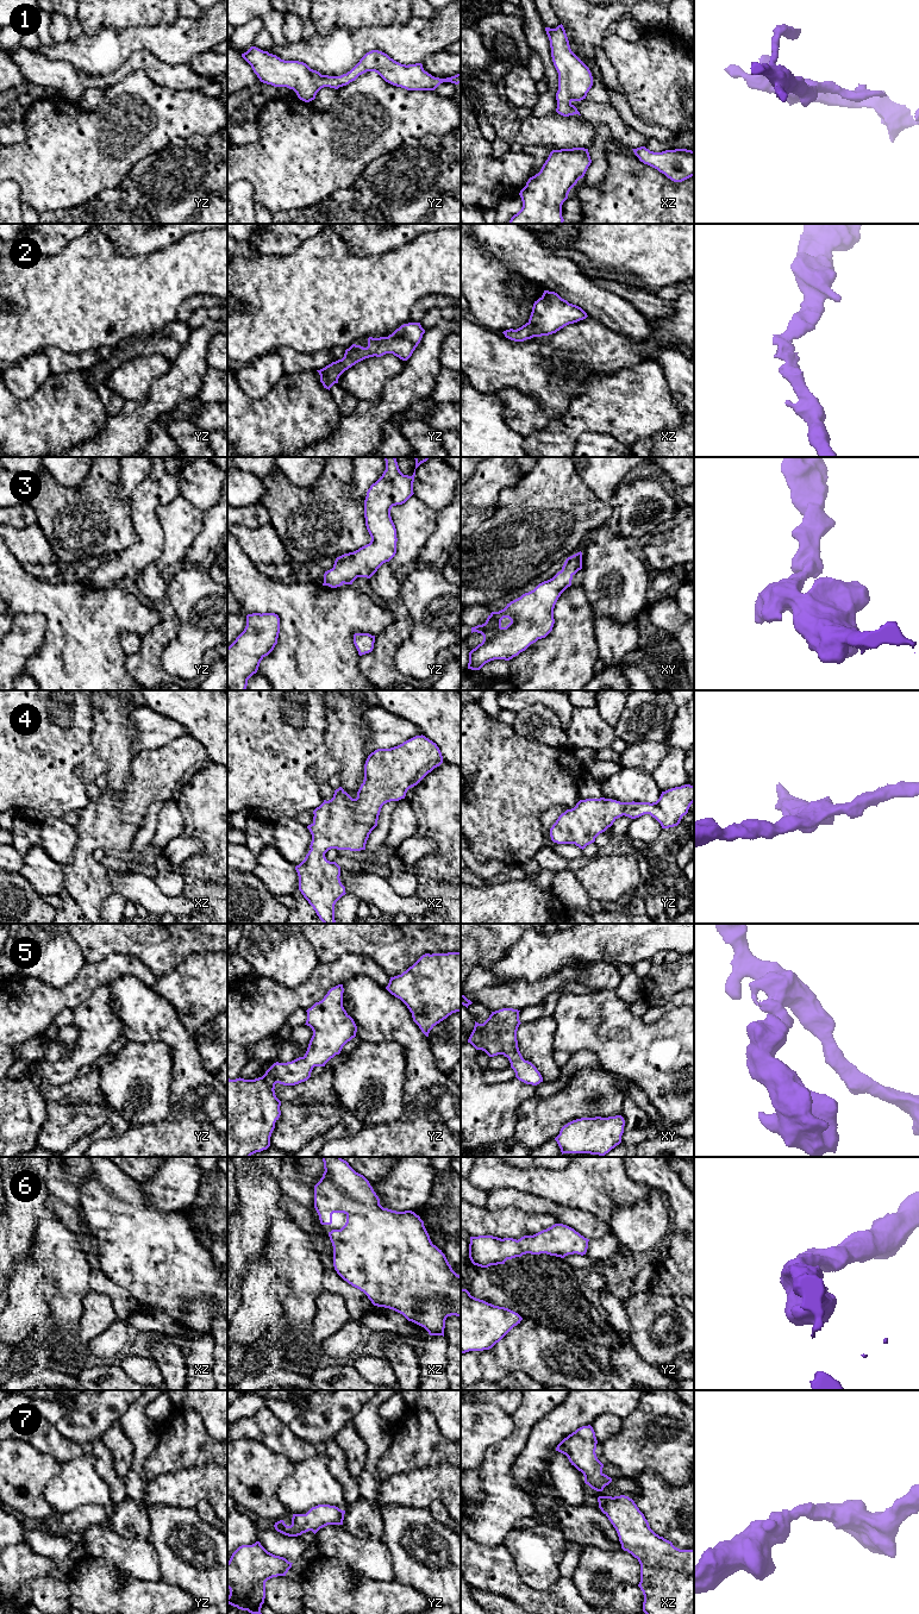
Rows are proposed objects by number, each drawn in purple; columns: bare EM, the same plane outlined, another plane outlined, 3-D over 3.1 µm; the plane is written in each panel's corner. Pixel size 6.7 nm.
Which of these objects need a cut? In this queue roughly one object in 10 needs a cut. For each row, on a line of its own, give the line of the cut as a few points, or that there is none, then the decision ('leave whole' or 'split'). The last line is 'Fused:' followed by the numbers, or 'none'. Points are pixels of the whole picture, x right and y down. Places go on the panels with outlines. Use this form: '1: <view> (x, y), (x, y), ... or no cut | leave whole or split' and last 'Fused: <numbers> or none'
1: no cut | leave whole
2: no cut | leave whole
3: no cut | leave whole
4: no cut | leave whole
5: no cut | leave whole
6: no cut | leave whole
7: no cut | leave whole
Fused: none

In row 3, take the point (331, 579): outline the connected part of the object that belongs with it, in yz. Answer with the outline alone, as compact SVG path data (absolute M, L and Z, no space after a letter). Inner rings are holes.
M385 457L386 470L382 476L370 486L364 500L365 526L371 537L369 544L358 550L344 553L336 558L333 568L325 571L323 586L337 588L343 584L352 584L357 577L370 578L377 569L386 562L389 562L396 553L396 528L390 517L393 506L405 503L413 493L413 482L415 469L412 476L404 475L398 465L395 457ZM413 457L415 459L415 469L430 457Z

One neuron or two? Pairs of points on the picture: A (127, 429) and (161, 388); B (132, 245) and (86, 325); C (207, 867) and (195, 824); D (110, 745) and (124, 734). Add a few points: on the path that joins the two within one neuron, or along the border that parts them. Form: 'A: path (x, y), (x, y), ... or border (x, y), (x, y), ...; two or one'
A: path (138, 418), (160, 399); one
B: border (106, 236), (124, 255), (154, 251); two
C: path (210, 856), (210, 838), (206, 834); one
D: path (113, 742), (120, 734); one

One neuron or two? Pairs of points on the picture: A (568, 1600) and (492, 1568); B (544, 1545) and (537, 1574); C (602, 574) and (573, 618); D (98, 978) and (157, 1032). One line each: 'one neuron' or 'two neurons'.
A: one neuron
B: one neuron
C: two neurons
D: two neurons

